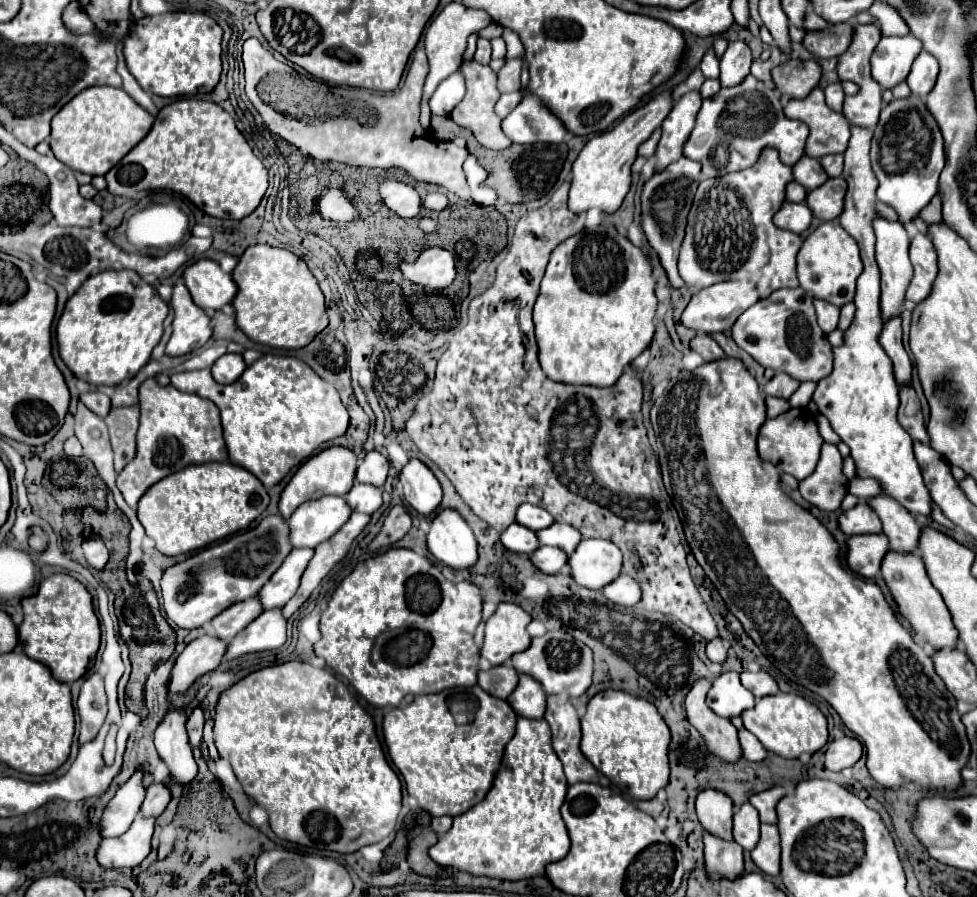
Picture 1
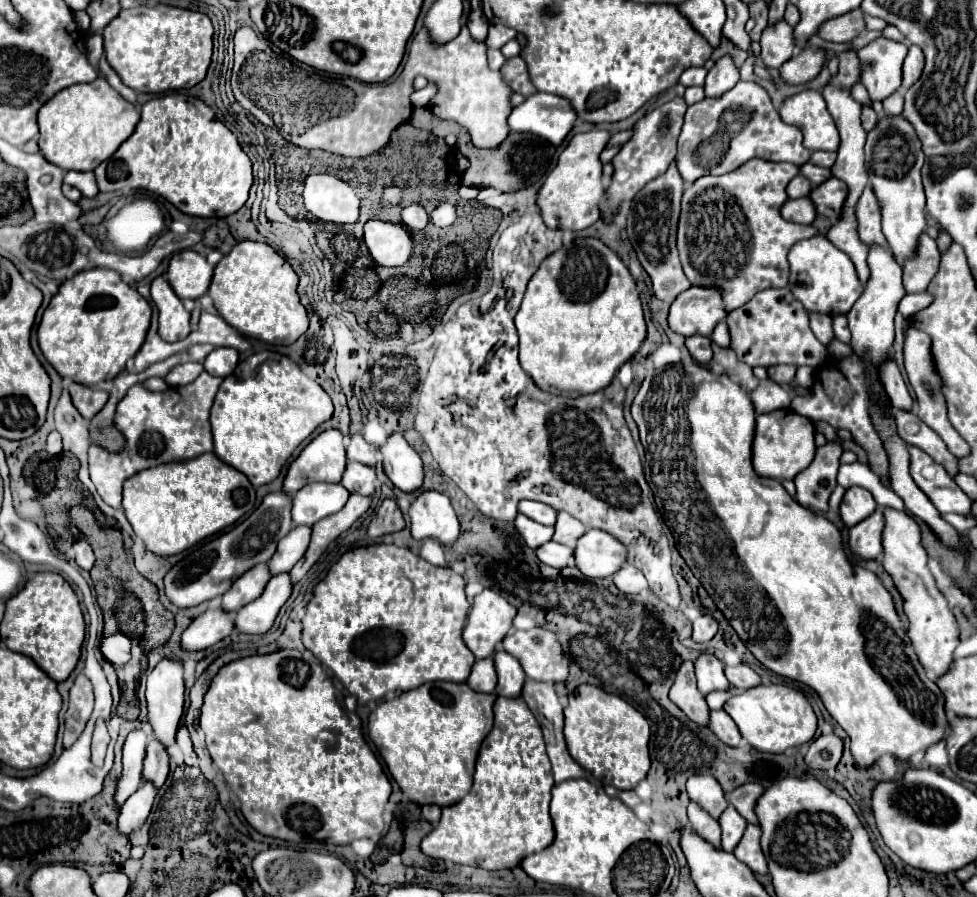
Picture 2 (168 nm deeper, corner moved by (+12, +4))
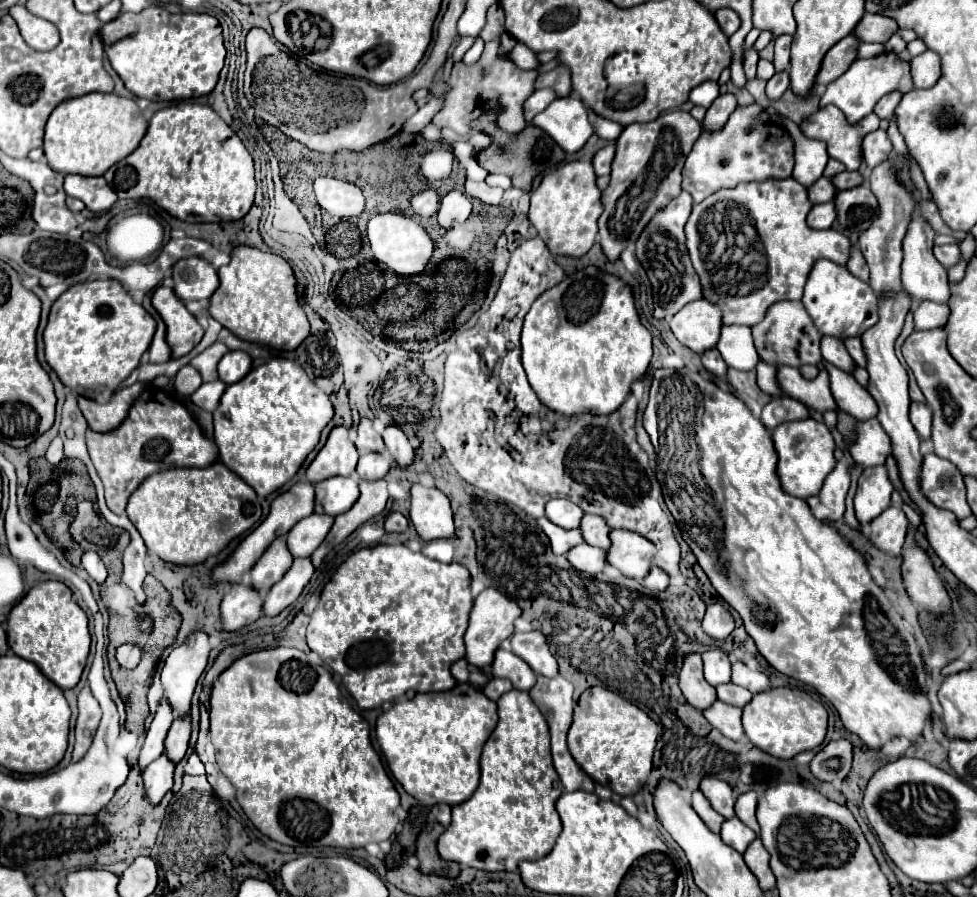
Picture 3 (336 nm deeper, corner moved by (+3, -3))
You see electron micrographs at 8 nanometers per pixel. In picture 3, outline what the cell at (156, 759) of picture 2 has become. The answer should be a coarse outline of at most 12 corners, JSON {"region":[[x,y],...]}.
{"region":[[173,721],[165,737],[165,755],[171,763],[185,757],[191,725]]}

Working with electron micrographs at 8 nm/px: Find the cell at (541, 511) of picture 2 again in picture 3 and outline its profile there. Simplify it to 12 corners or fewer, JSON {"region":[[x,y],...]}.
{"region":[[551,499],[545,517],[563,529],[577,529],[583,509]]}

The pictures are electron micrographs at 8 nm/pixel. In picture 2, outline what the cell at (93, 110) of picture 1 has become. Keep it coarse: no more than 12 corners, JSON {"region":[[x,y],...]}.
{"region":[[104,78],[38,114],[42,156],[94,170],[138,120]]}

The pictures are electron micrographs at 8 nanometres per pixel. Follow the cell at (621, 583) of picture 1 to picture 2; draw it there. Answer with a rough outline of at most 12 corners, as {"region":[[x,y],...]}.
{"region":[[624,564],[614,584],[624,594],[638,594],[648,588],[640,570]]}

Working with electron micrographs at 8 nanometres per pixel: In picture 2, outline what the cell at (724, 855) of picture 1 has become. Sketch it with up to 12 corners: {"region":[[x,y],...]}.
{"region":[[692,800],[688,820],[696,834],[720,846],[720,824]]}

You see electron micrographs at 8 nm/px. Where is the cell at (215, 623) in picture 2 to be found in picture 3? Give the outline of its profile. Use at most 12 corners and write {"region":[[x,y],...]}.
{"region":[[231,587],[221,603],[221,631],[261,617],[263,595]]}

